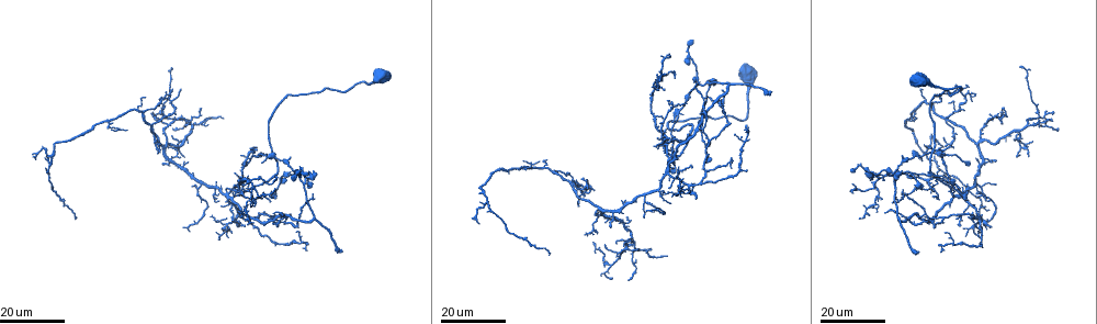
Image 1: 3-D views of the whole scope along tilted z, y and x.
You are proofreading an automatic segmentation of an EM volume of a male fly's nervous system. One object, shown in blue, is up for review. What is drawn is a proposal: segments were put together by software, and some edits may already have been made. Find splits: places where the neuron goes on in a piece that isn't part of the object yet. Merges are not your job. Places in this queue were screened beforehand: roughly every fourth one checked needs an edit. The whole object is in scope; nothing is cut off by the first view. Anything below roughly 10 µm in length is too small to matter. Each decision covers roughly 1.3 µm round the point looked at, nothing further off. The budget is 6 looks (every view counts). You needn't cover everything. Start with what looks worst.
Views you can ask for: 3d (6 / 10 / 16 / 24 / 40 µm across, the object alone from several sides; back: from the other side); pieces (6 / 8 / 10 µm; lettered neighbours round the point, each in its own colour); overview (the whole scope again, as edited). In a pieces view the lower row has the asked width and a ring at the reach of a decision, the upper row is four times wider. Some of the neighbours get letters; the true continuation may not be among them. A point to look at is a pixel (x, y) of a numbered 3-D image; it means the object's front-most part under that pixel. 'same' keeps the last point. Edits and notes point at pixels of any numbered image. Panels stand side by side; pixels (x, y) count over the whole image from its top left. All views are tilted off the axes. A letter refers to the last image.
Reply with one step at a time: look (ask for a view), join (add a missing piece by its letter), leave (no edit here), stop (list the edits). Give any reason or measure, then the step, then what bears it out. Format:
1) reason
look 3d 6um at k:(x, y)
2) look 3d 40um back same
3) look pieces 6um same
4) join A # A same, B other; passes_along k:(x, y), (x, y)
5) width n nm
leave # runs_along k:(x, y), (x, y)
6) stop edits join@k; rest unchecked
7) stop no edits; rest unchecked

tapers out
look 3d 16um at 1:(1052, 121)

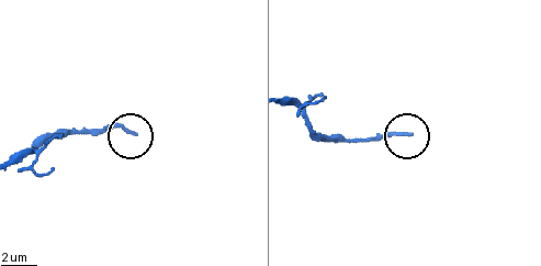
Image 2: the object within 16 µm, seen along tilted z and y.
see the neighbours
look pieces 10um at 2:(132, 135)

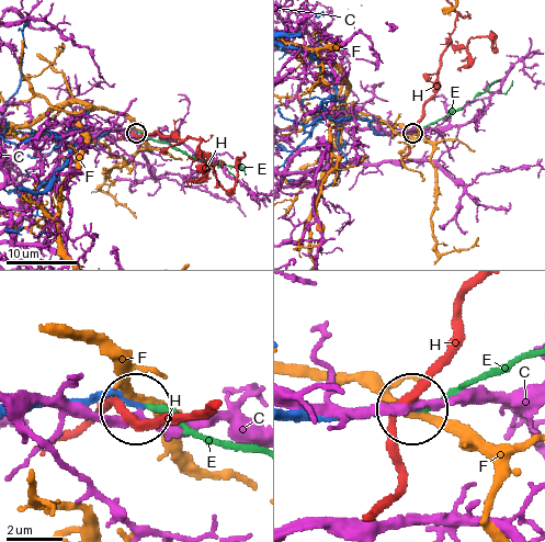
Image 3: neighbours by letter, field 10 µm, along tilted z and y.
width 180 nm
join E # C other, E same, F other, H other; passes_along 3:(68, 404), (115, 396), (148, 403), (206, 437), (253, 451); the neuron continues

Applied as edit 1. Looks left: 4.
look overview

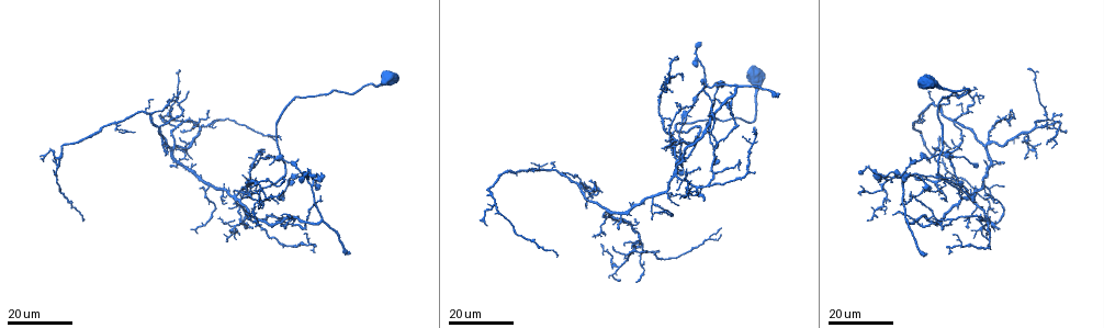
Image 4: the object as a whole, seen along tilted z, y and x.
free end
look 3d 24um at 4:(999, 227)

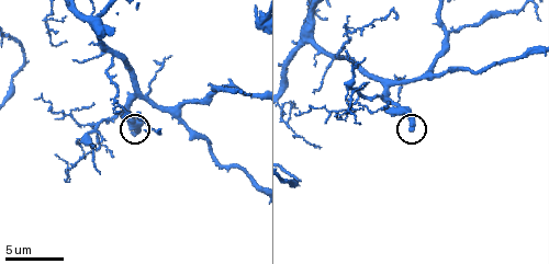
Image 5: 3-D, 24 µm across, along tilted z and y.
look pieces 6um at 5:(132, 134)

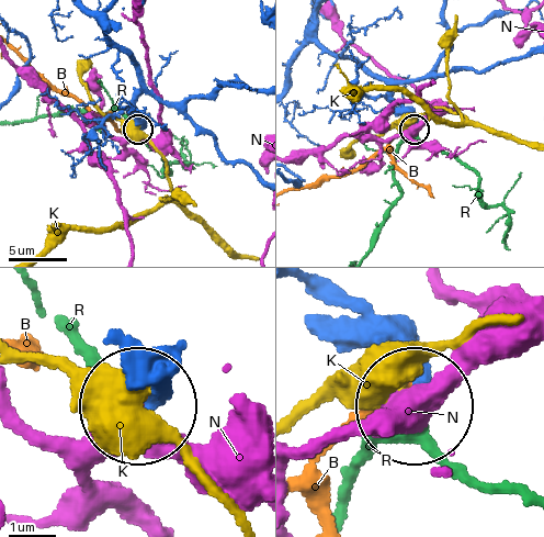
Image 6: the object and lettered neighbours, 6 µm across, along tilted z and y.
join R # B other, K other, N other, R same; it goes on there

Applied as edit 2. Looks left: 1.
stop edits join@3, join@6; rest unchecked

